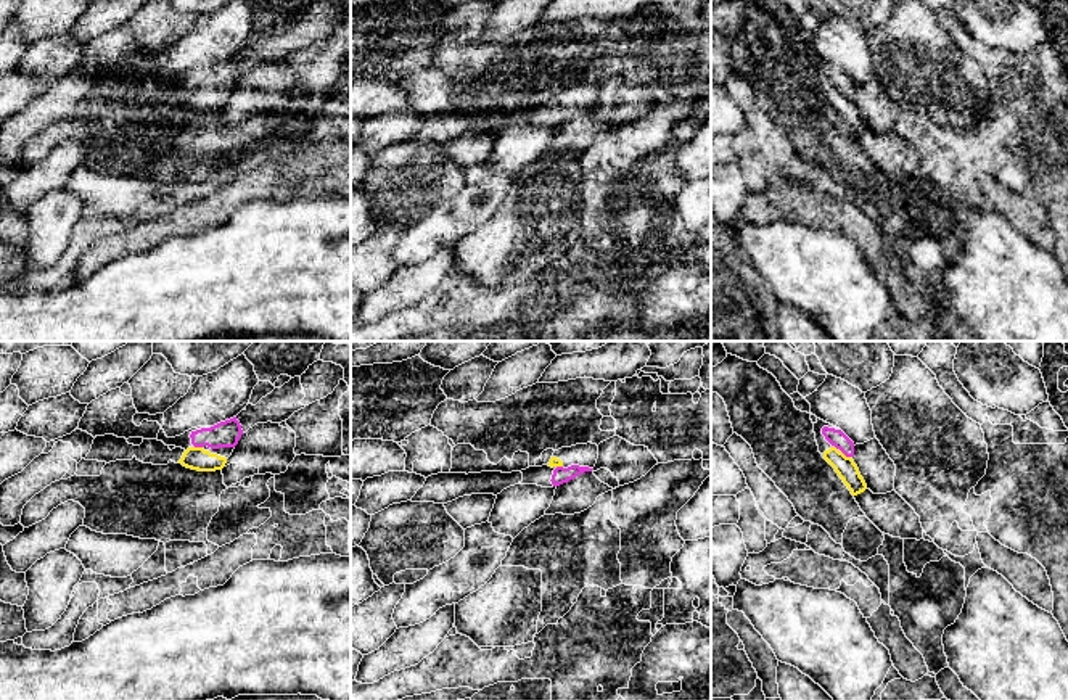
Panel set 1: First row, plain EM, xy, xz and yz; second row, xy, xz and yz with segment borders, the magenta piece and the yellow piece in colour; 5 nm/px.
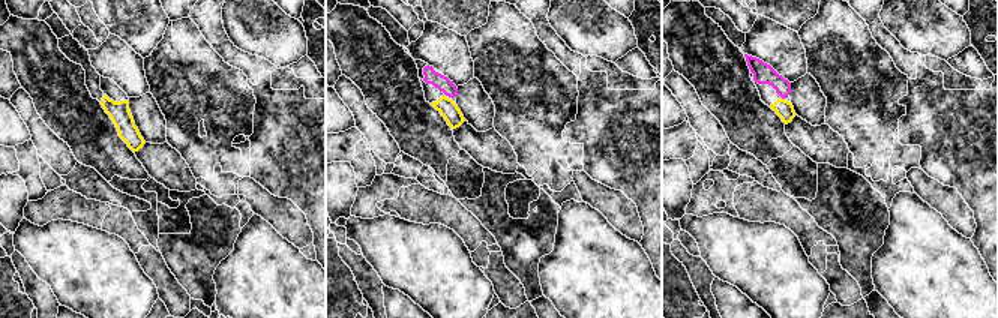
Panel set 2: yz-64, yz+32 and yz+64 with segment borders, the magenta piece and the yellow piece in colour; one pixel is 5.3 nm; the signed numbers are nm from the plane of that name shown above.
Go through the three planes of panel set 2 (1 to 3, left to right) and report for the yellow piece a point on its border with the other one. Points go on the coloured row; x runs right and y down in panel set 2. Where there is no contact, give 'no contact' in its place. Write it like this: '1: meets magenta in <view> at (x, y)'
1: no contact
2: no contact
3: meets magenta in yz+64 at (782, 98)

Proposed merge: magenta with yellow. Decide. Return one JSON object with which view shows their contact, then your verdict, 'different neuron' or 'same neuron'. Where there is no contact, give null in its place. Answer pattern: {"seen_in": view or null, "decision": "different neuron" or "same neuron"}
{"seen_in": "yz", "decision": "same neuron"}

